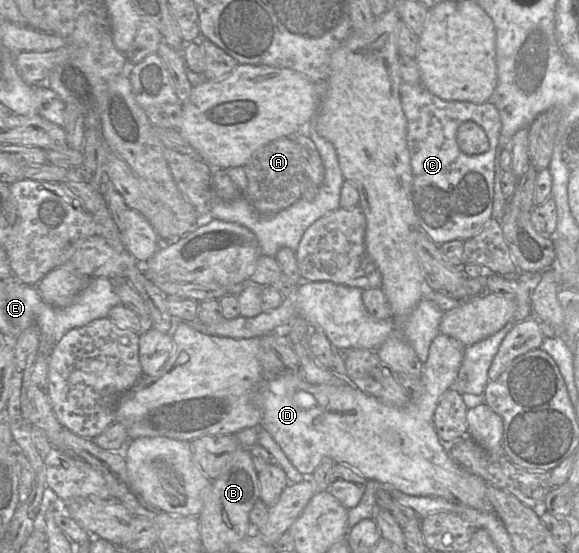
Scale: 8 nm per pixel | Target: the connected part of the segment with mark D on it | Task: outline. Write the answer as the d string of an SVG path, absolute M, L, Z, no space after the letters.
M439 333L431 342L428 358L423 363L421 372L423 394L418 399L411 399L403 407L383 403L352 383L311 384L302 377L300 370L284 371L275 379L263 380L254 388L252 402L262 413L261 428L273 437L292 465L305 477L314 472L323 458L329 457L336 463L350 466L367 481L388 483L402 493L440 497L482 512L493 512L487 497L487 484L449 456L444 443L436 433L433 422L439 398L451 388L457 378L465 347L458 340Z

